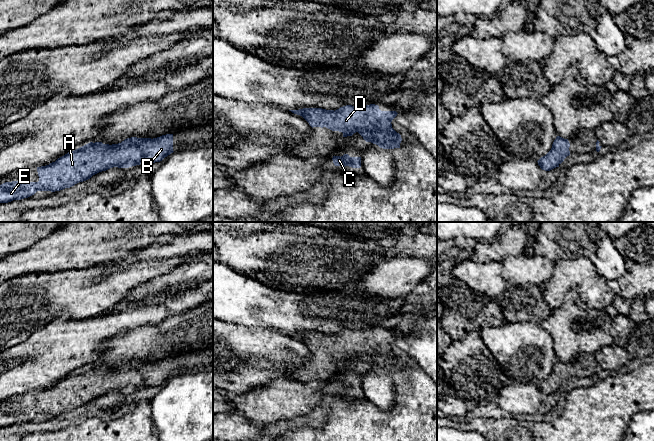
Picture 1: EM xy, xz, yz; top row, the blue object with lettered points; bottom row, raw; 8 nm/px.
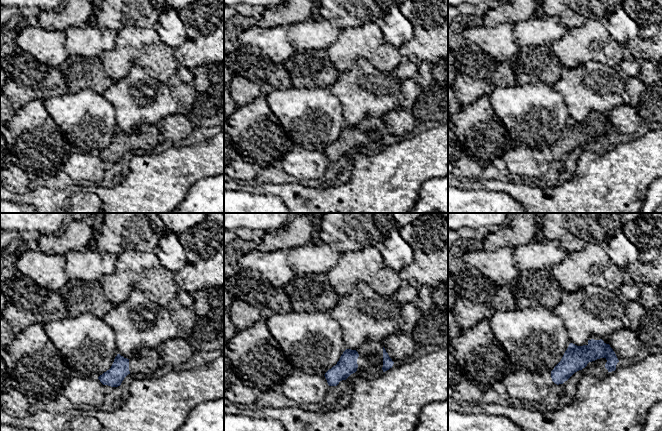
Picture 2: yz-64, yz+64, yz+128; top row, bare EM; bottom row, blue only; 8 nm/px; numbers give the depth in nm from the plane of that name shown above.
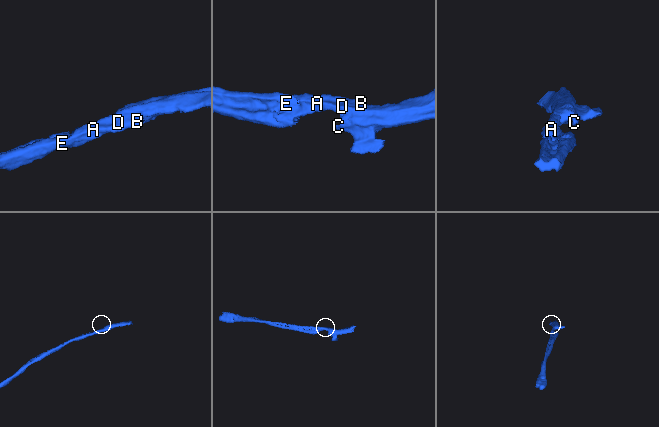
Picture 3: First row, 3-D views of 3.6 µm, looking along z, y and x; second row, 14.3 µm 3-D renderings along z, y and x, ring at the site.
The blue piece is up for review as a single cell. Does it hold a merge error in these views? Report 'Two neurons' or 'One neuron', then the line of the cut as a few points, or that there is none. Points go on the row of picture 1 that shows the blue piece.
One neuron. No split

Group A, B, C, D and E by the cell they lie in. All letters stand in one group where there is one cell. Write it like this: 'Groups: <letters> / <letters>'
Groups: A B C D E

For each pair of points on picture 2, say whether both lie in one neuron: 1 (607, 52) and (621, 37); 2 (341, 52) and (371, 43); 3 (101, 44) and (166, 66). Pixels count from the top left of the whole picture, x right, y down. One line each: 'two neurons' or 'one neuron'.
1: two neurons
2: one neuron
3: two neurons

